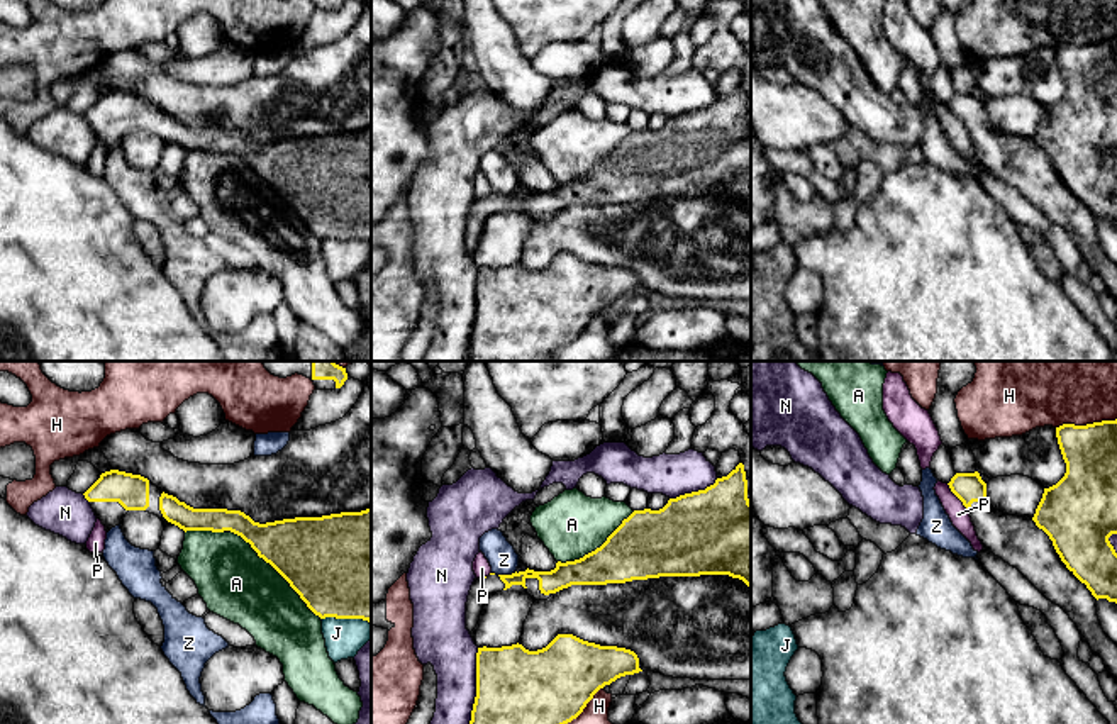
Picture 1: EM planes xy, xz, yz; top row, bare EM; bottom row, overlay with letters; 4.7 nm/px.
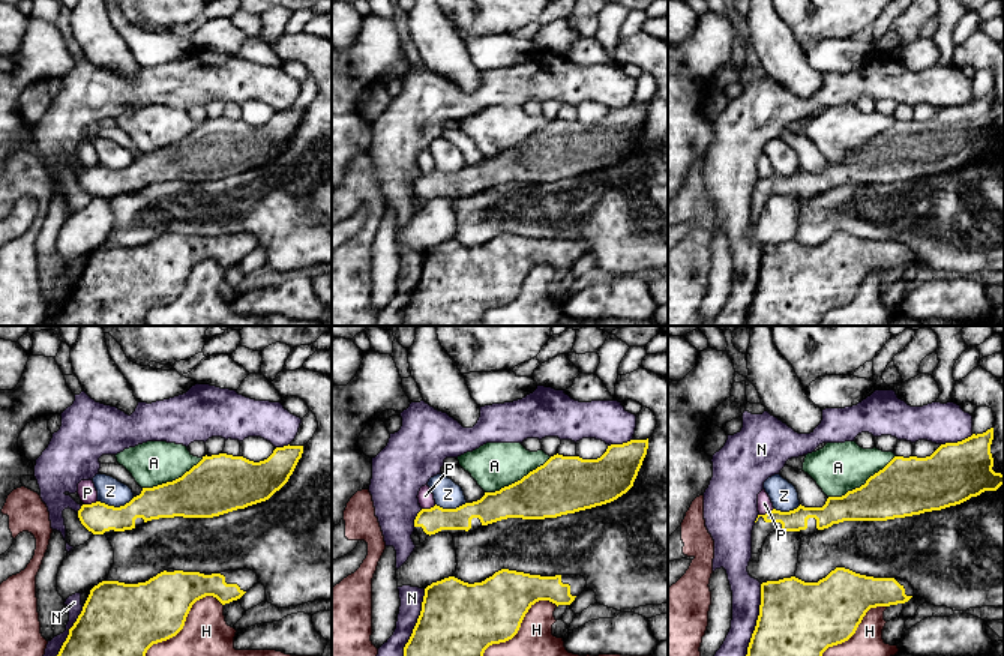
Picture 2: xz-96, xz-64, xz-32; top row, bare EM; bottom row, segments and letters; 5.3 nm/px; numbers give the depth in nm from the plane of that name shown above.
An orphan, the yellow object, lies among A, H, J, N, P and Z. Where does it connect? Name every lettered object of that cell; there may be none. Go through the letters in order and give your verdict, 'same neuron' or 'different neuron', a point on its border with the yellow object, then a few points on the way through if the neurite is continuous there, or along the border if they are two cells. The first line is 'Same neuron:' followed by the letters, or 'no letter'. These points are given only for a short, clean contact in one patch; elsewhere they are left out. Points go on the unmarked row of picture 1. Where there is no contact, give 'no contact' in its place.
Same neuron: no letter
A: different neuron; contact xy (277, 190)
H: different neuron; contact yz (1087, 44)
J: different neuron; contact xy (344, 238)
N: different neuron; contact xz (477, 314)
P: different neuron; contact yz (956, 116); border yz (946, 104), (968, 129)
Z: different neuron; contact xz (507, 195)

